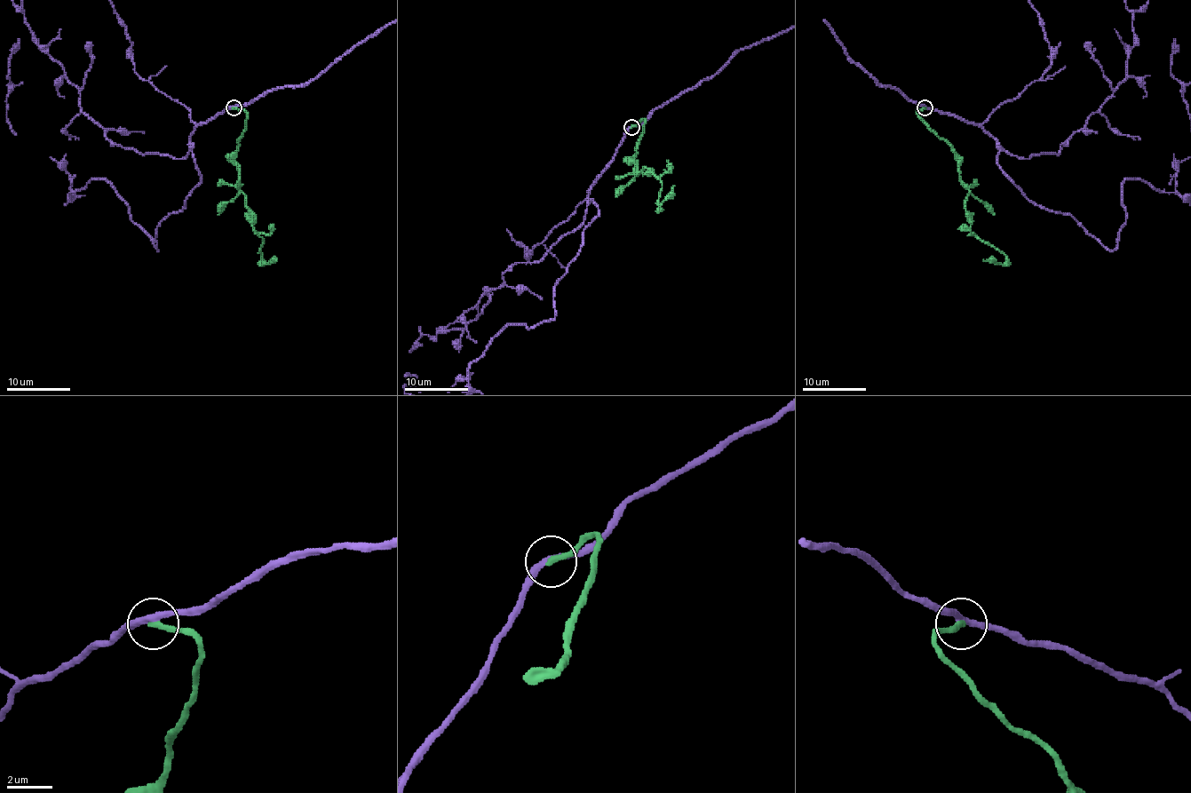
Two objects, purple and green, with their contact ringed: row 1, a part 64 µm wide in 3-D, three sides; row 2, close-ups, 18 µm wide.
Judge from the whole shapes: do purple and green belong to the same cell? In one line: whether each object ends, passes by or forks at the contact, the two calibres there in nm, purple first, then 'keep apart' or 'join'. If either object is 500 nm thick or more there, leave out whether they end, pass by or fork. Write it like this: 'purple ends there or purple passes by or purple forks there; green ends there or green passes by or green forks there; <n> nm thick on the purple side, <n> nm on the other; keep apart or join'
purple passes by; green ends there; 280 nm thick on the purple side, 280 nm on the other; keep apart

